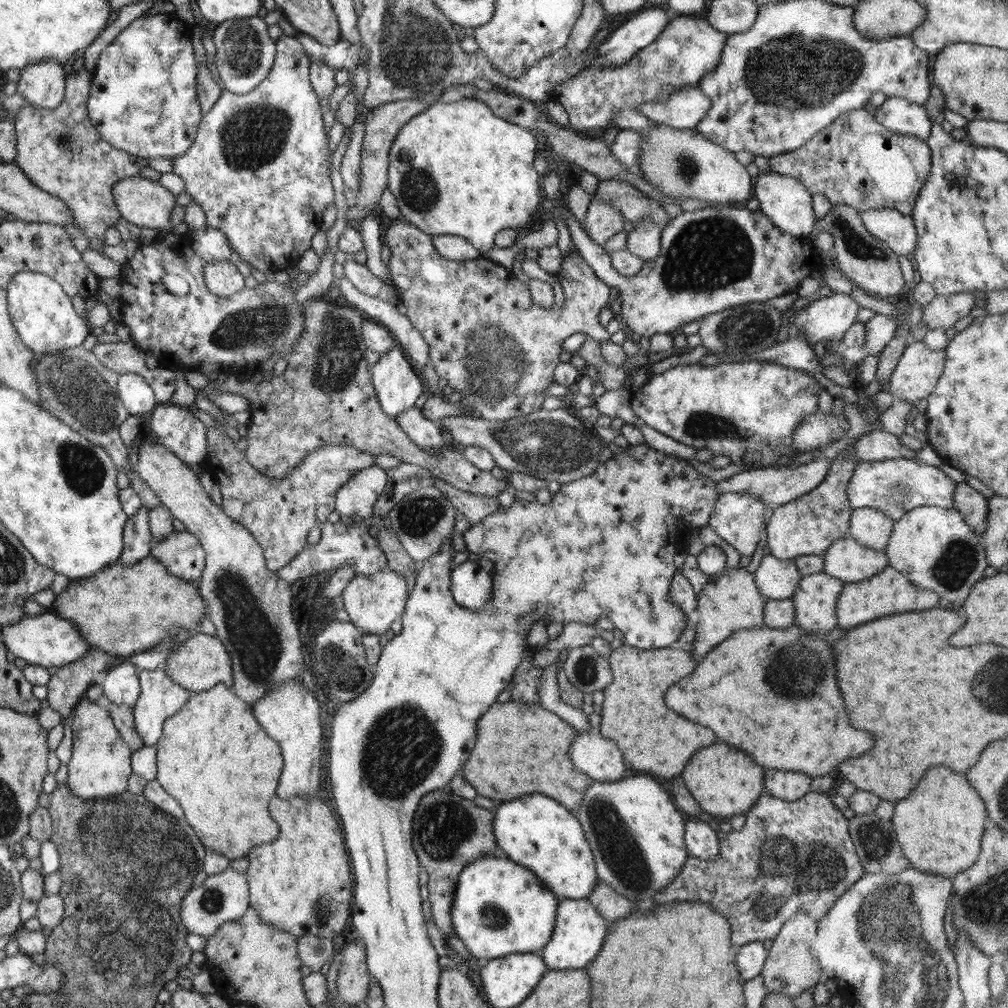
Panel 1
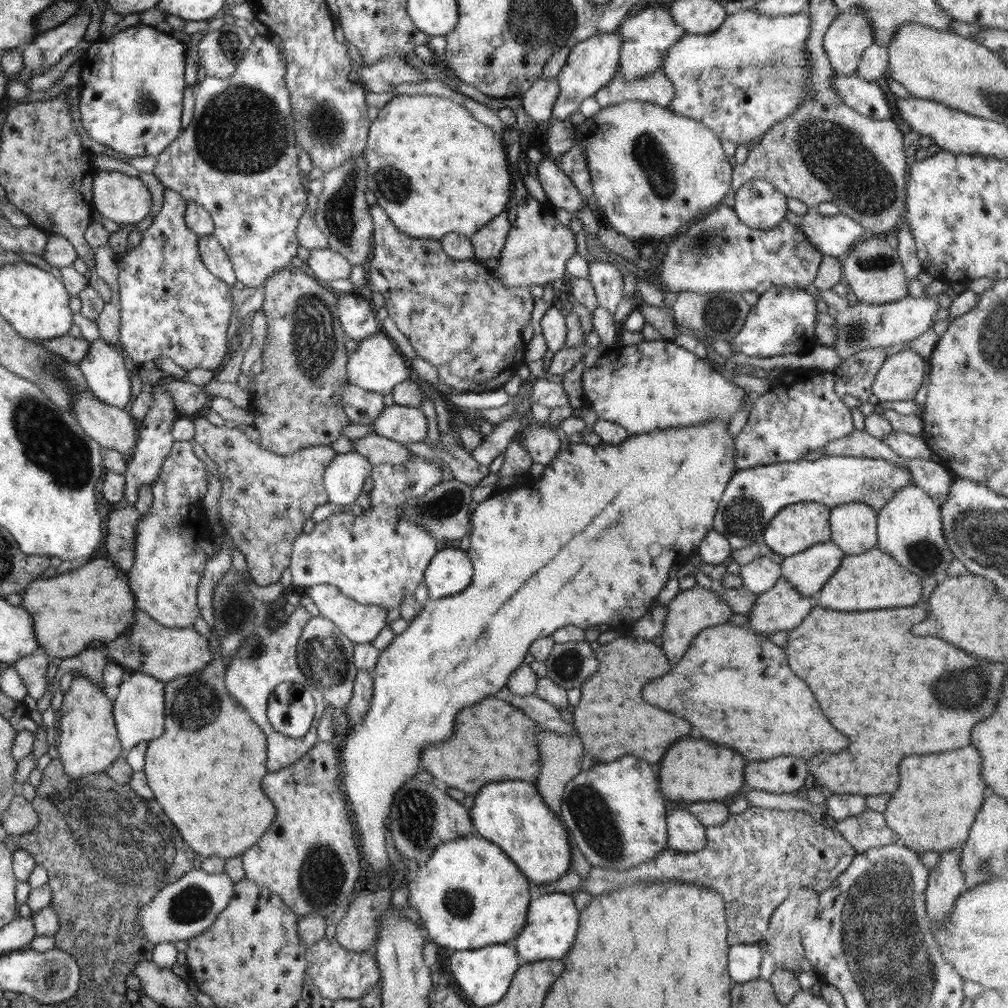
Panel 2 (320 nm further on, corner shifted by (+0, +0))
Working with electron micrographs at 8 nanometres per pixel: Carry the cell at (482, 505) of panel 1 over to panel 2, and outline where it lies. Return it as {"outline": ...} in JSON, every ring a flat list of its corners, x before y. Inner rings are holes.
{"outline":[[368,433,351,442,353,450,367,458,372,466,380,466,380,464,402,466,414,456,406,444,376,433]]}

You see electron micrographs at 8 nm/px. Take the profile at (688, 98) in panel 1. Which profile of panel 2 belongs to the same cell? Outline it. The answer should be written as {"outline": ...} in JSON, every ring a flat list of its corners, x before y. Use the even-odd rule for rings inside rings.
{"outline":[[619,70,608,84,594,94,594,98,601,107,627,100,641,100,668,109,674,95,675,88,662,70,655,70,632,80,626,80]]}

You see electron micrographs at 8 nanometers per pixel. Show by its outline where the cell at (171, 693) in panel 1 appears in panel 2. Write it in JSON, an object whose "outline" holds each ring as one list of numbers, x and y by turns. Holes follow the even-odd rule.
{"outline":[[142,672,128,675,113,703,113,718,118,731,118,739,124,753,140,743,156,740,164,732,164,686,160,680]]}

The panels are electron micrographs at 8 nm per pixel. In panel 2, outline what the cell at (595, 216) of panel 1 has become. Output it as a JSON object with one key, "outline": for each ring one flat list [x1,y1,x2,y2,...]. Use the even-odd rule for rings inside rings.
{"outline":[[530,194,516,206,518,215,512,224,504,250,500,254,500,266,493,275,506,288,544,286,559,279,566,279,564,271,570,256,578,254,582,245,582,235,574,235,567,222,556,219,549,208,538,203]]}

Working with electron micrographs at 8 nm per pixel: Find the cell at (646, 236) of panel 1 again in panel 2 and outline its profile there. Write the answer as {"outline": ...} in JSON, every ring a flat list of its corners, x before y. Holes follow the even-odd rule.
{"outline":[[627,100,609,107,602,107,601,110,590,118,586,118,582,123,577,124,573,138,575,146,583,146,587,165,589,166,589,175,592,182,592,193,596,197,596,202,604,217,608,219,610,226,619,234,632,239,639,244,647,244,654,242,663,244,670,240,682,230,684,226,688,226,691,222,696,221,700,214,707,214,710,210,715,210,721,205,721,200,726,197,732,188,733,167,728,161,729,156,722,149,721,140,712,132,710,128,704,126,700,121,692,120,692,117,680,116,673,113,670,108,664,108,649,102,641,100]]}

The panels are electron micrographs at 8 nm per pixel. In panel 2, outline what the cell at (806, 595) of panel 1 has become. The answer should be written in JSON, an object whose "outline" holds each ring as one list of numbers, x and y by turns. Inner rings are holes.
{"outline":[[780,577,766,592,757,594,747,614,753,632,766,635,776,630,792,630,812,610,814,601,802,596,786,579]]}

